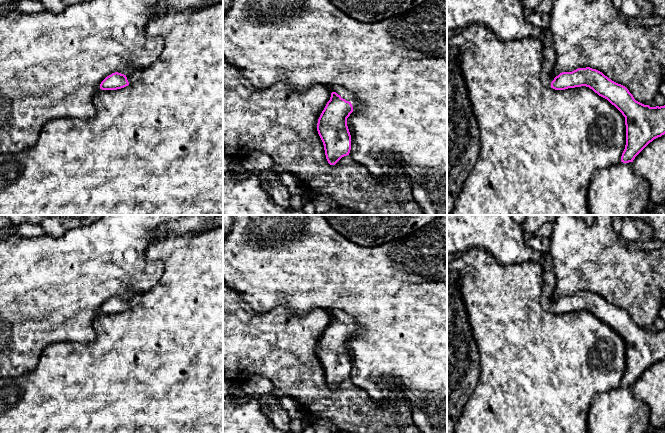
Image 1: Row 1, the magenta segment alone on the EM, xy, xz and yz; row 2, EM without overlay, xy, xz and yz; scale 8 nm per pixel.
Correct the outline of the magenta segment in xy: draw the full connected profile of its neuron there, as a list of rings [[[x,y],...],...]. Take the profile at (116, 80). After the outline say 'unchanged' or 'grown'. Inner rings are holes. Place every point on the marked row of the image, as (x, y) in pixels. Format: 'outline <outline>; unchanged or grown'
outline [[[136,70],[127,76],[118,72],[112,73],[107,76],[100,84],[102,90],[117,90],[133,84],[141,77],[141,70]]]; grown

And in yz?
outline [[[447,0],[447,30],[464,29],[473,24],[483,24],[490,28],[502,41],[521,40],[532,37],[543,44],[543,64],[541,82],[546,87],[555,90],[565,90],[586,86],[599,96],[607,99],[625,117],[626,145],[621,156],[621,162],[633,162],[635,157],[654,139],[665,134],[665,105],[650,107],[636,101],[629,90],[618,84],[602,72],[590,67],[578,68],[572,72],[562,72],[558,76],[552,75],[556,54],[553,47],[553,38],[549,30],[534,27],[526,20],[525,9],[519,0]]]; grown

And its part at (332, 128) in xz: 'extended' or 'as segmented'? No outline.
extended

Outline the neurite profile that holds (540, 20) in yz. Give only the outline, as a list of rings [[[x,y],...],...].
[[[526,11],[525,17],[534,27],[542,30],[549,30],[550,27],[550,13],[540,13],[538,11]]]

